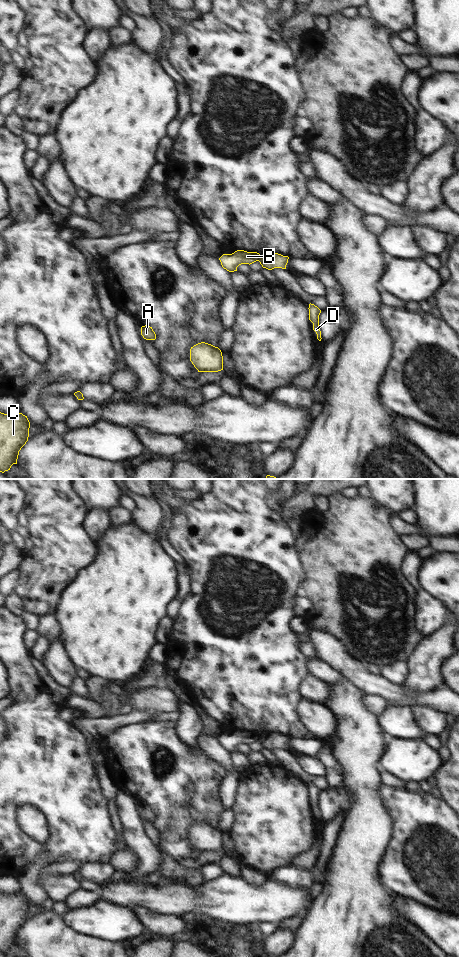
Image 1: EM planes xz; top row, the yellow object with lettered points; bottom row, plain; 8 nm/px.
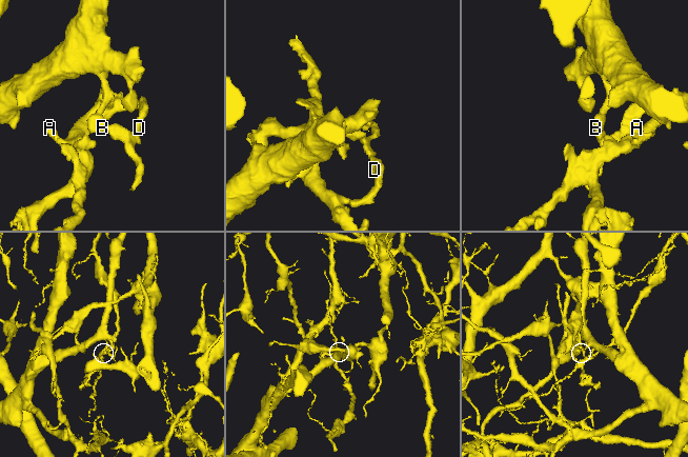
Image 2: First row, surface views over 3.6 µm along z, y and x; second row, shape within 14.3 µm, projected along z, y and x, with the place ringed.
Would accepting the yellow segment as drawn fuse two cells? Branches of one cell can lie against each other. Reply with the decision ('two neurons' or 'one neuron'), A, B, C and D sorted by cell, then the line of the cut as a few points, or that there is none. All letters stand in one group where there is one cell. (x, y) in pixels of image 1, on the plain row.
two neurons; A D / B C; cut in xz along (260, 735), (257, 740)

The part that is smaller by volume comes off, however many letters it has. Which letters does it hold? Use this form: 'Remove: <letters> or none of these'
Remove: A, D.

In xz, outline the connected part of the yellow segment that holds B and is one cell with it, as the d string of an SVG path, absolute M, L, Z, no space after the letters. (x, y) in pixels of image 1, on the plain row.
M237 730L232 734L223 734L219 740L224 749L229 752L237 751L237 747L241 744L252 744L259 740L260 734L257 732L247 732Z

